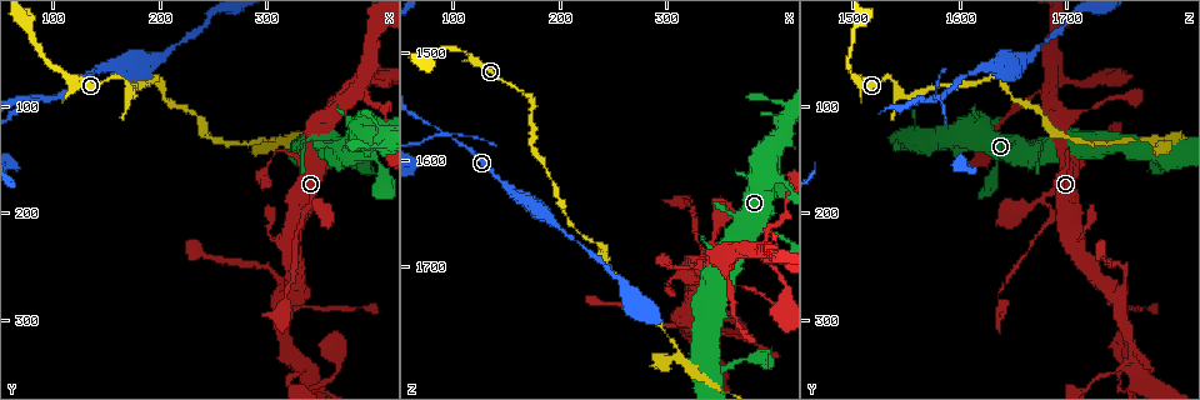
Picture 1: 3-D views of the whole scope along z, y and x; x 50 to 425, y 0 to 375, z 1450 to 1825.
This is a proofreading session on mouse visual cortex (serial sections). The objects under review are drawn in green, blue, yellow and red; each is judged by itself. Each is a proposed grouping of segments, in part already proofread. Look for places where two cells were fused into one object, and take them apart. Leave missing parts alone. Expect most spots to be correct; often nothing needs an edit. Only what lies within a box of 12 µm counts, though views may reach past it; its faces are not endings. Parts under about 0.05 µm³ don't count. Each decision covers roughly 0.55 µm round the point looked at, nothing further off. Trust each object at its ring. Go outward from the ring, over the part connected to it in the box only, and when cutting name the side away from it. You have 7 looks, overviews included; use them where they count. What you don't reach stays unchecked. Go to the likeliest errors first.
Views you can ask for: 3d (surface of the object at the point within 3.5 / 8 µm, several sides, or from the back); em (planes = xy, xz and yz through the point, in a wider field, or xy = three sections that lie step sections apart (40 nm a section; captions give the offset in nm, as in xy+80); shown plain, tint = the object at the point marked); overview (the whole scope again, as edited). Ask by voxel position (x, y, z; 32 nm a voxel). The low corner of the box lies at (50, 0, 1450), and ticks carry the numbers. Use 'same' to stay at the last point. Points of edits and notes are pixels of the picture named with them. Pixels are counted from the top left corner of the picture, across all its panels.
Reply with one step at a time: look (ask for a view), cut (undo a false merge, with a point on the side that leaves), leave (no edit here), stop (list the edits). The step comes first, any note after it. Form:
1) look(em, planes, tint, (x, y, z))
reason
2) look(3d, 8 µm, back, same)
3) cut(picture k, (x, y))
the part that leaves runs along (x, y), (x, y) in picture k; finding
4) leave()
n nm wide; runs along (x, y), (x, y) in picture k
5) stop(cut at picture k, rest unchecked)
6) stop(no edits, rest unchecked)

look(3d, 3.5 µm, (90, 90, 1574))
three arms meet

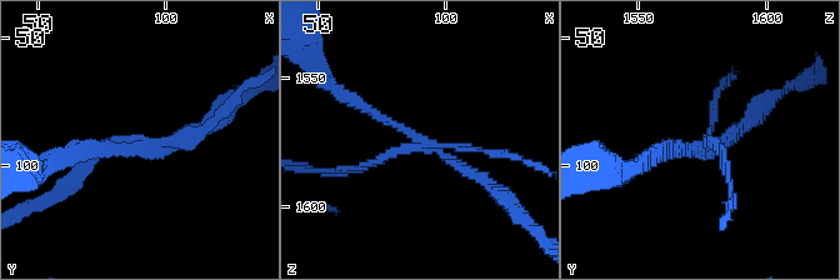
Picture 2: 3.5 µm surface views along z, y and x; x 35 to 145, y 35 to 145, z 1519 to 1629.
look(em, xy, step 5, tint, (93, 93, 1575))

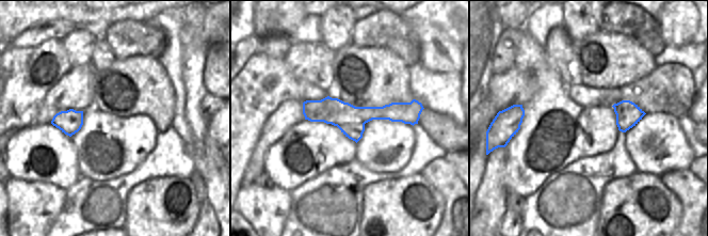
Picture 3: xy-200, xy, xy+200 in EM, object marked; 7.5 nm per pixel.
cut(picture 2, (373, 163))
a second cell is stuck on

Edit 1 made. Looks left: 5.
look(3d, 3.5 µm, (384, 84, 1682))
four-way junction

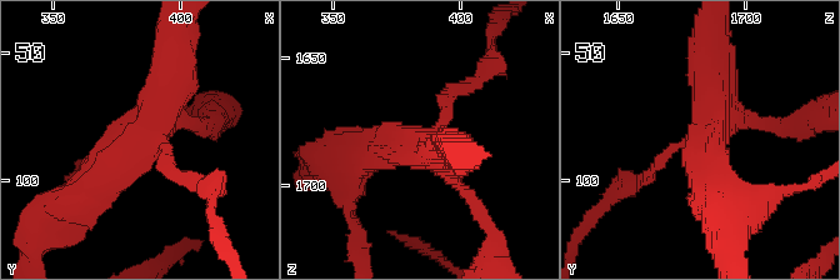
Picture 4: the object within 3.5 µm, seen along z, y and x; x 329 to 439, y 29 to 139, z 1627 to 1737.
look(em, xy, step 2, tint, (385, 85, 1684))
4 arms; arms of 150, 200, 450, 500 nm; shape alone is not enough

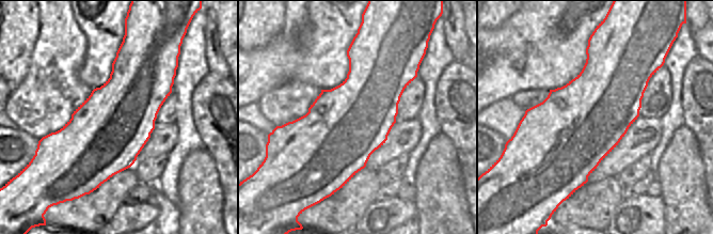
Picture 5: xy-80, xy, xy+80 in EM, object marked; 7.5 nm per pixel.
look(em, xy, step 5, tint, same)
another direction

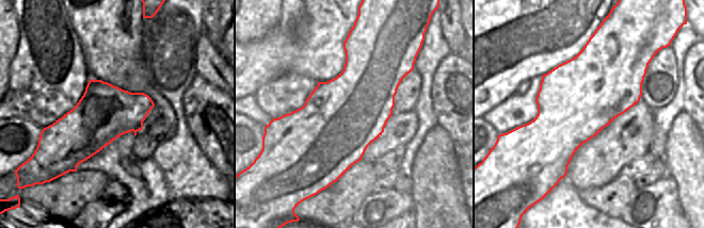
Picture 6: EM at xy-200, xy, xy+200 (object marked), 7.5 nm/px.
leave()
runs along (78, 199), (143, 141), (178, 65) in picture 4; continuous, no second cell

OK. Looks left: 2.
look(3d, 3.5 µm, (316, 268, 1756))
sudden change in width

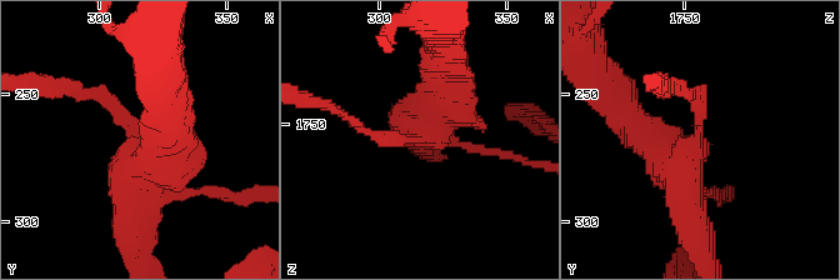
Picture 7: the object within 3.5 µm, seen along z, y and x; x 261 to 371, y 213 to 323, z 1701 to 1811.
look(em, xy, step 3, tint, (316, 269, 1753))
need the tissue

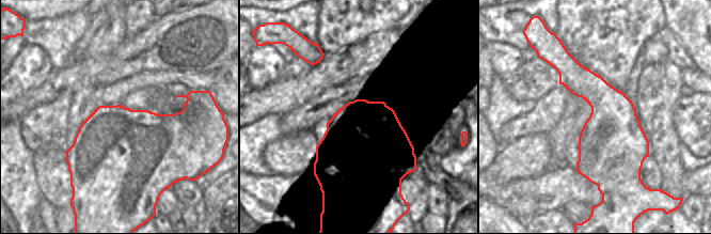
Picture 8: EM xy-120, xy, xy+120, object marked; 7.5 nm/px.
leave()
runs along (621, 108), (683, 170), (699, 243) in picture 7; one cell here

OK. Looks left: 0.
stop(cut at picture 2, rest unchecked)

